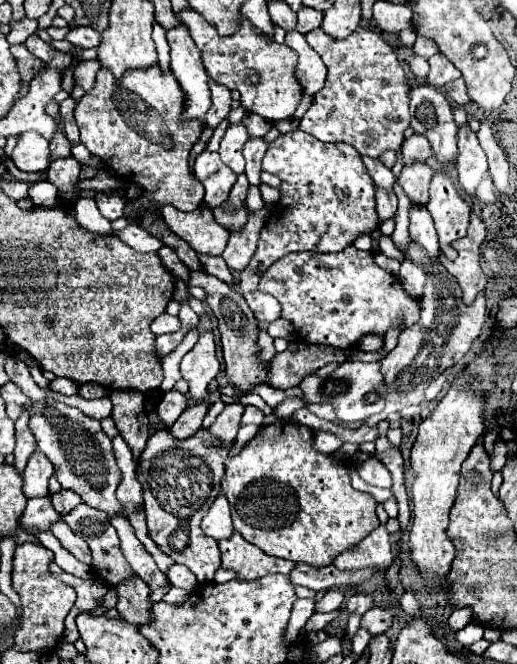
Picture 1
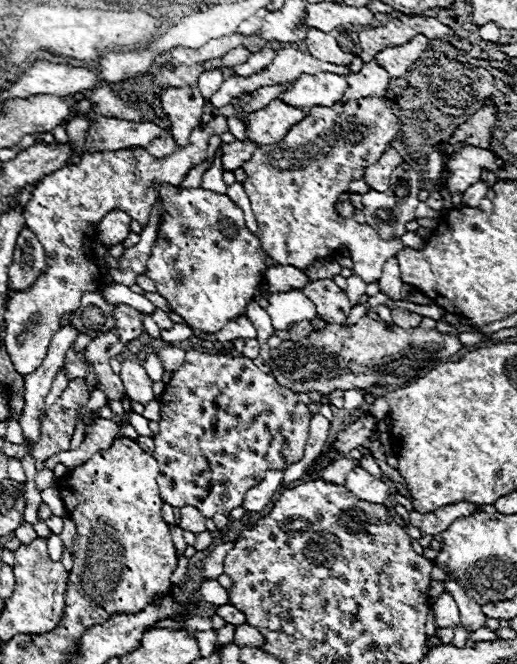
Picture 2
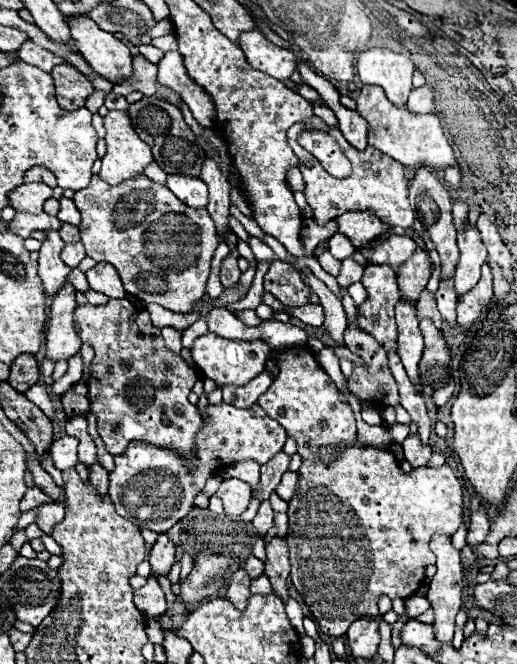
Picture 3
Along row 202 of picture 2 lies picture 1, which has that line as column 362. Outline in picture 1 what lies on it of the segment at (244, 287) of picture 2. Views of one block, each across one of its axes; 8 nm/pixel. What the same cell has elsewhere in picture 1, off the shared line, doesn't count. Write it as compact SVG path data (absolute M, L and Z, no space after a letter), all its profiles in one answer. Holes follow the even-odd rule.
M294 130L280 134L264 154L262 170L280 176L280 201L276 212L260 232L258 248L250 264L240 272L242 294L260 326L280 318L280 304L274 296L258 290L258 282L272 262L292 252L340 252L354 244L362 234L372 234L380 226L374 200L374 182L366 174L360 154L348 144L326 144L312 134ZM322 174L322 176L320 176ZM290 207L290 208L288 208Z

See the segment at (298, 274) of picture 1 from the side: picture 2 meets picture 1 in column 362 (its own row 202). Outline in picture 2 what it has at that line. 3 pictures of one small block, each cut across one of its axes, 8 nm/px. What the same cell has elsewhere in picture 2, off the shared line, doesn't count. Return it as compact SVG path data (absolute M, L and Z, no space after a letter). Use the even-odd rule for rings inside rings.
M360 98L350 100L348 104L340 106L334 104L330 108L316 106L312 108L304 120L294 124L284 140L276 144L258 146L254 150L254 156L242 164L244 172L248 174L244 184L244 190L252 202L252 210L258 222L258 238L262 250L270 254L270 258L284 266L296 266L304 270L318 258L328 258L336 250L350 250L354 272L362 276L366 282L374 282L382 276L384 262L390 256L396 256L398 250L402 250L400 238L396 240L382 240L370 226L358 224L354 220L344 220L336 212L336 200L342 192L348 192L348 184L362 178L364 168L368 160L380 160L382 152L390 146L390 142L396 138L400 124L392 110L386 108L386 98Z

